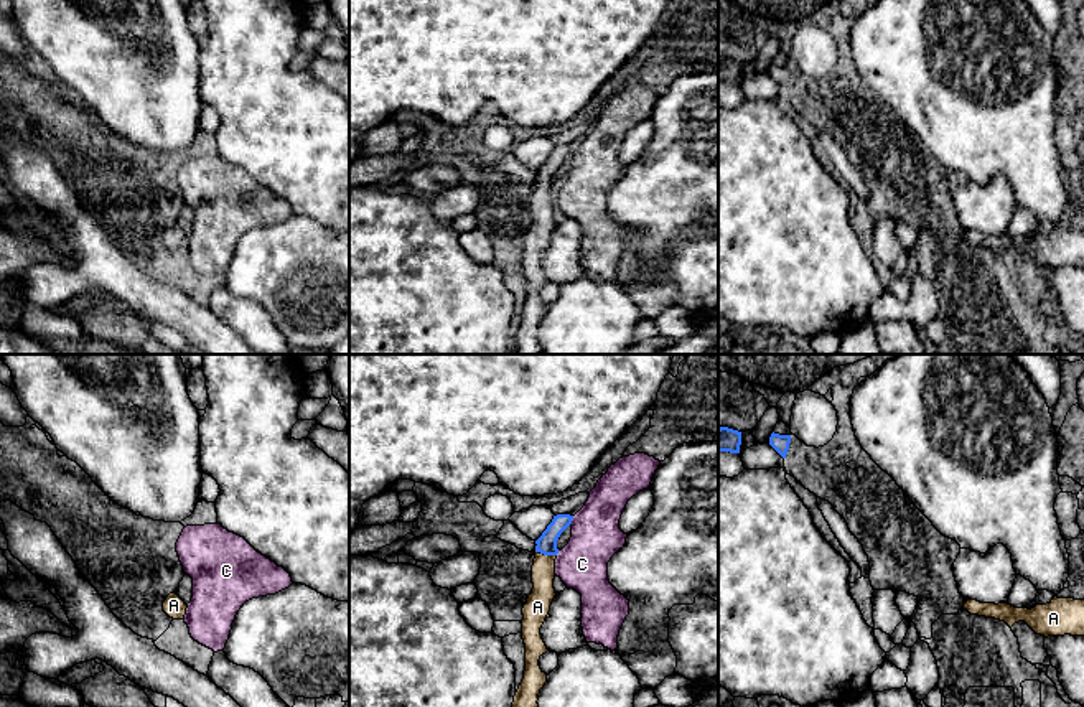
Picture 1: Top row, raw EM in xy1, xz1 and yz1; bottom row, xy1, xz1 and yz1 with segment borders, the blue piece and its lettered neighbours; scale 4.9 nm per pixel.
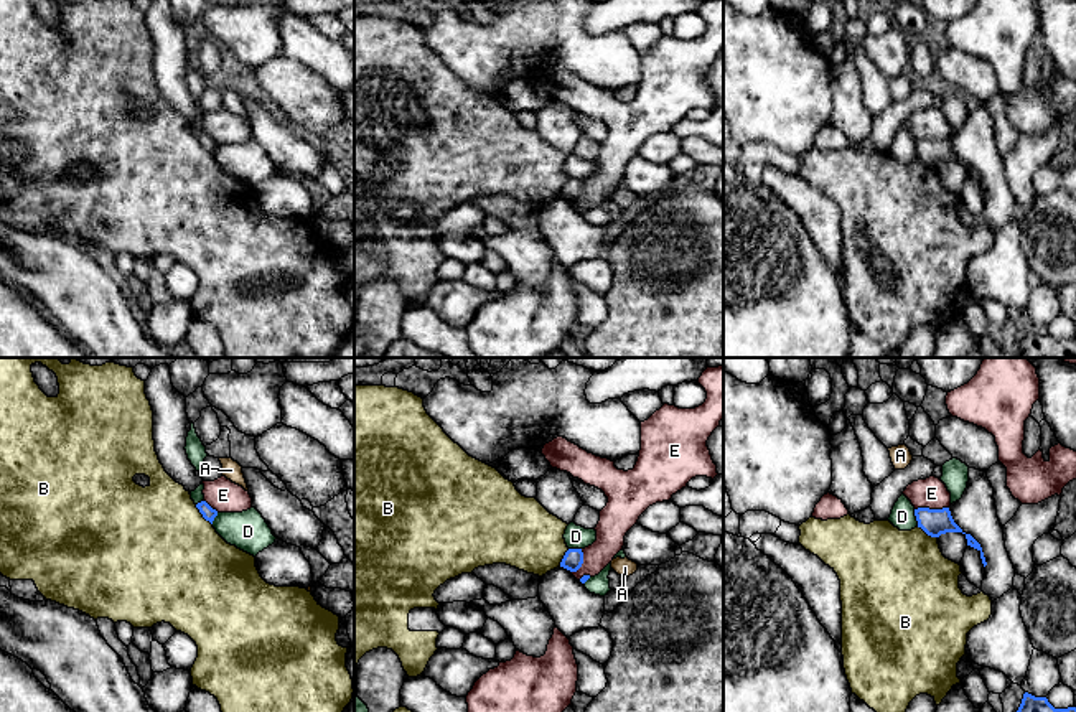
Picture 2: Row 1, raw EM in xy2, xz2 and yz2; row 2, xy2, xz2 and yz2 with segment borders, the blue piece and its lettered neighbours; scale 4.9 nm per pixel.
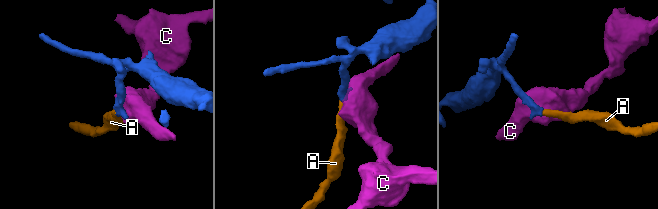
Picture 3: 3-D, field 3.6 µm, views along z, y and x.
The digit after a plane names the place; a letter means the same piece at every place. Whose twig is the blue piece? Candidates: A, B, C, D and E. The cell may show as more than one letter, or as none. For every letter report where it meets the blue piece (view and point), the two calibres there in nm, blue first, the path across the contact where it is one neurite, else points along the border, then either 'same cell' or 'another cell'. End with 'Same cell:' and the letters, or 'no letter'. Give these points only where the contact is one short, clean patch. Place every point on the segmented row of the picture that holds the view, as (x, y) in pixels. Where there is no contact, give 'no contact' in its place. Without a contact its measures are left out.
A: meets blue in xz1 at (546, 554); 100 nm thick on the blue side, 120 nm on the other; runs through xz1 (547, 543), (546, 554), (542, 597), (539, 602); same cell
B: meets blue in xy2 at (201, 513); 70 nm thick on the blue side, 500 nm on the other; another cell
C: meets blue in xz1 at (572, 518); 100 nm thick on the blue side, 240 nm on the other; another cell
D: meets blue in yz2 at (916, 518); 130 nm thick on the blue side, 120 nm on the other; another cell
E: meets blue in yz2 at (931, 510); 130 nm thick on the blue side, 150 nm on the other; border along yz2 (948, 506), (915, 510); another cell
Same cell: A

